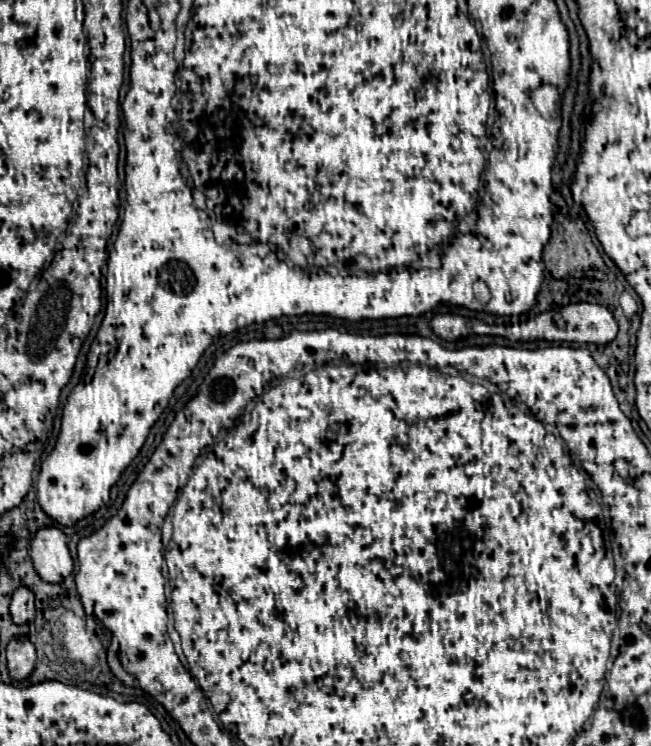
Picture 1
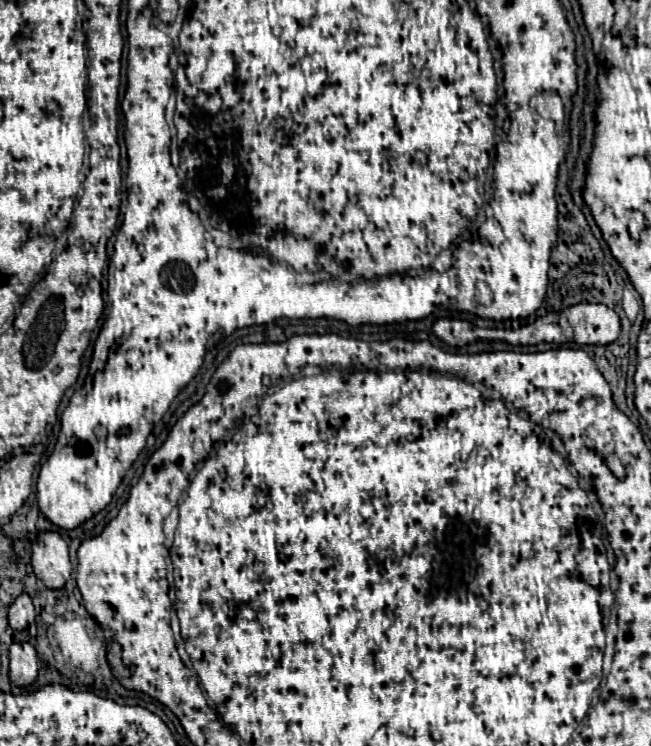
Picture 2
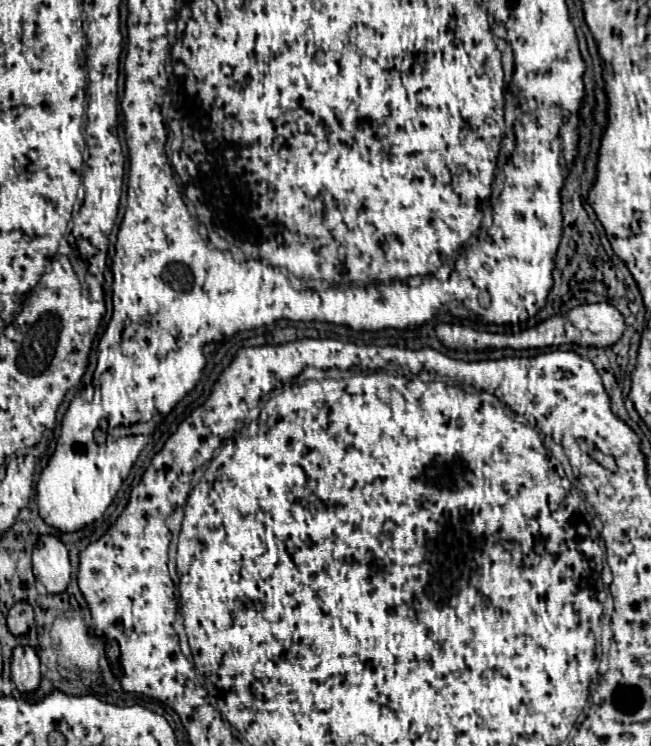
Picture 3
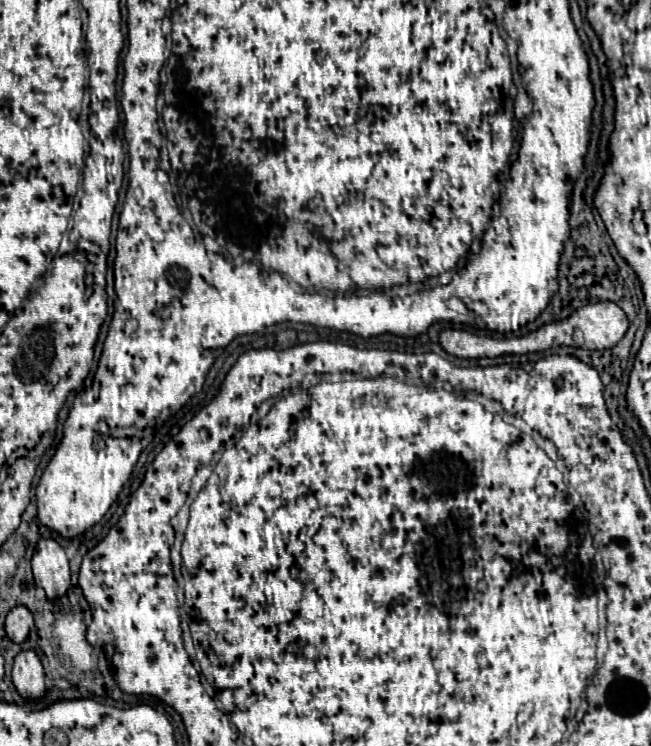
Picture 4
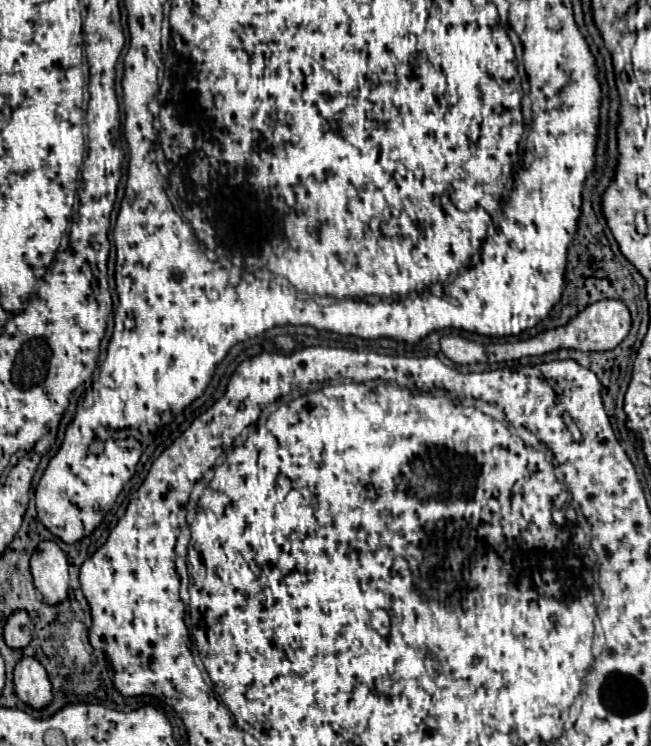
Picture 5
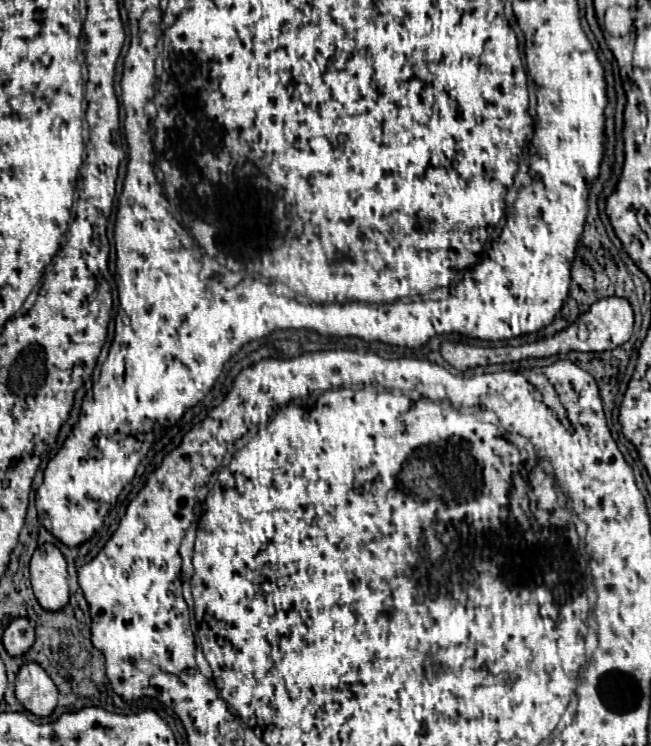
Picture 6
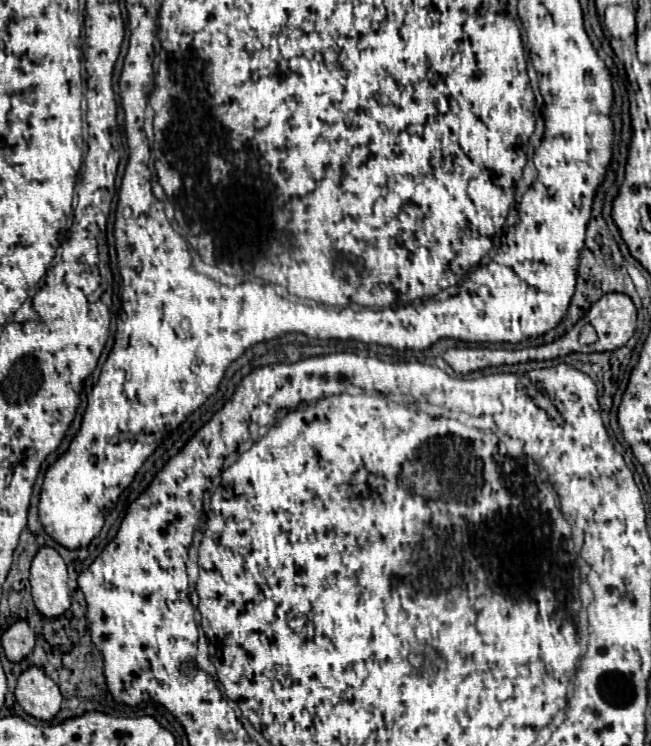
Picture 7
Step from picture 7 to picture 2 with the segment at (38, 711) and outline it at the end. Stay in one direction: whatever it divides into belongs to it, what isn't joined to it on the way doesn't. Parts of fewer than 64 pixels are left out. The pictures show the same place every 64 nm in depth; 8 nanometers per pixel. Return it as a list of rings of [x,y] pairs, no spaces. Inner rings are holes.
[[[12,644],[10,648],[10,680],[26,688],[38,678],[38,656],[32,644]]]

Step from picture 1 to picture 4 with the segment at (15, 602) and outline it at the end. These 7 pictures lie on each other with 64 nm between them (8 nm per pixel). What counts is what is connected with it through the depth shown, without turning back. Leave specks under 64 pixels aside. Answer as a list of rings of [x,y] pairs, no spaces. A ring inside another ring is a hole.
[[[24,606],[12,608],[12,612],[8,612],[6,616],[6,636],[16,644],[22,644],[28,638],[32,626],[34,626],[32,614]]]

